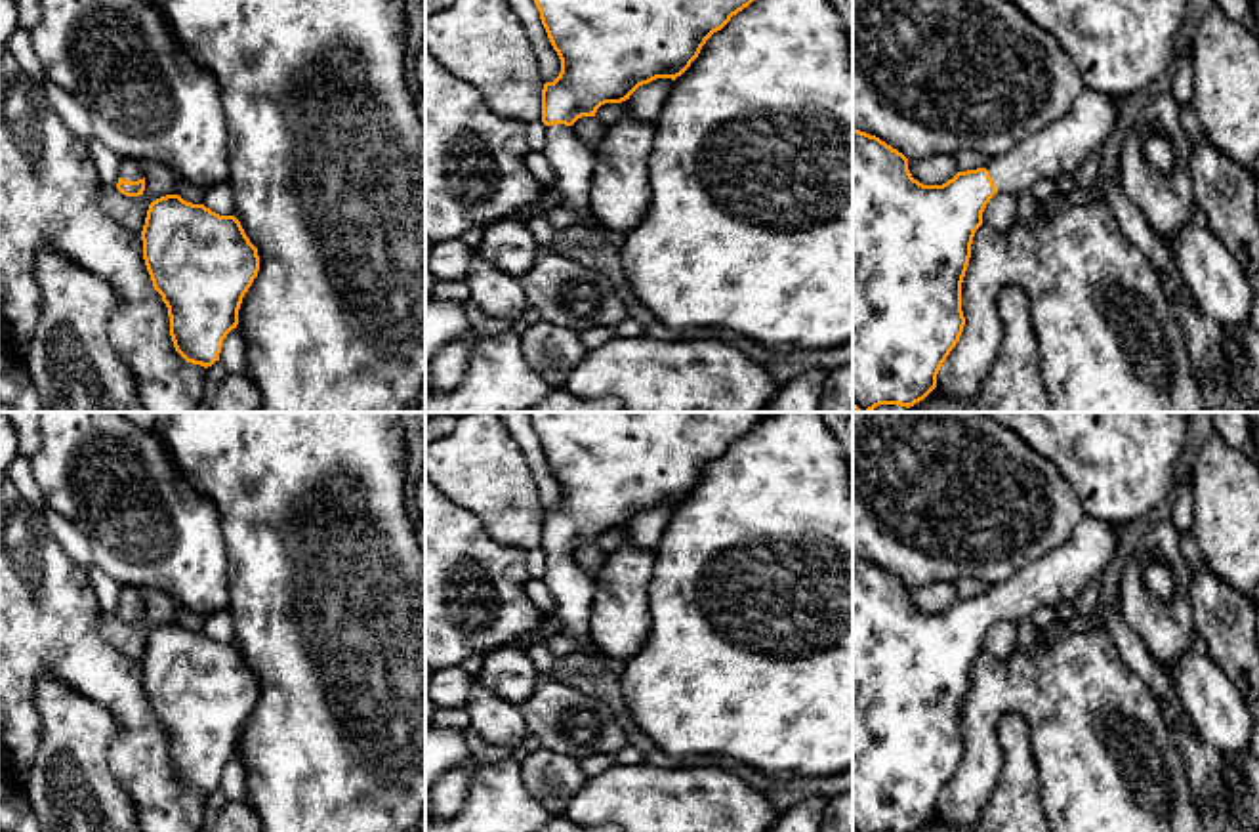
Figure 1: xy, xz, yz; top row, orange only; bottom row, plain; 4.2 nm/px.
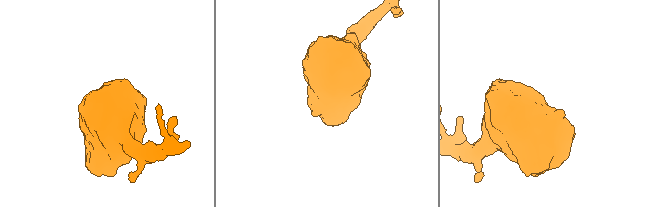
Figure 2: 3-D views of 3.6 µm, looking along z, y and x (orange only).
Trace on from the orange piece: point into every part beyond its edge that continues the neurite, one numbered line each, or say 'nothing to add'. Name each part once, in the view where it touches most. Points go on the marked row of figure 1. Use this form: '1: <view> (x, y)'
1: xz (573, 163)

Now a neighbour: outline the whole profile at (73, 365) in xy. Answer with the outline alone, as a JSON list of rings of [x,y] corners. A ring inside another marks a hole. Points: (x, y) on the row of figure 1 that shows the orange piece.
[[[50,244],[36,254],[34,279],[42,305],[23,359],[42,401],[40,412],[141,412],[135,376],[109,338],[118,303],[113,286]]]

